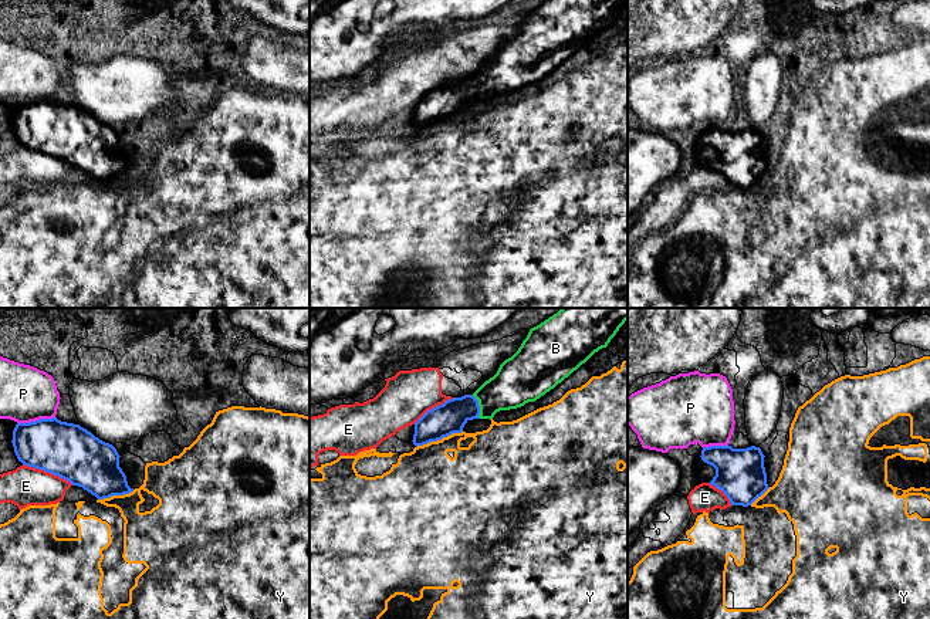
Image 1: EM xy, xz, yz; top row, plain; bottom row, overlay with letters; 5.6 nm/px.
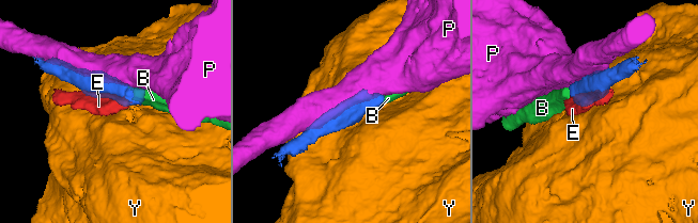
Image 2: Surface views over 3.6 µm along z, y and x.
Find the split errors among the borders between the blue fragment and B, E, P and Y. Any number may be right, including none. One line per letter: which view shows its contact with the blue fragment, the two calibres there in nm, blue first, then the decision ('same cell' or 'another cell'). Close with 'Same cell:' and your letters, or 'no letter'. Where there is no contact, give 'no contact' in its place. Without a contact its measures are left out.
B: meets blue in xz; 180 nm thick on the blue side, 260 nm on the other; same cell
E: meets blue in xy; 300 nm thick on the blue side, 220 nm on the other; another cell
P: meets blue in xy; 300 nm thick on the blue side, 300 nm on the other; another cell
Y: meets blue in xz; 180 nm thick on the blue side, 380 nm on the other; another cell
Same cell: B

